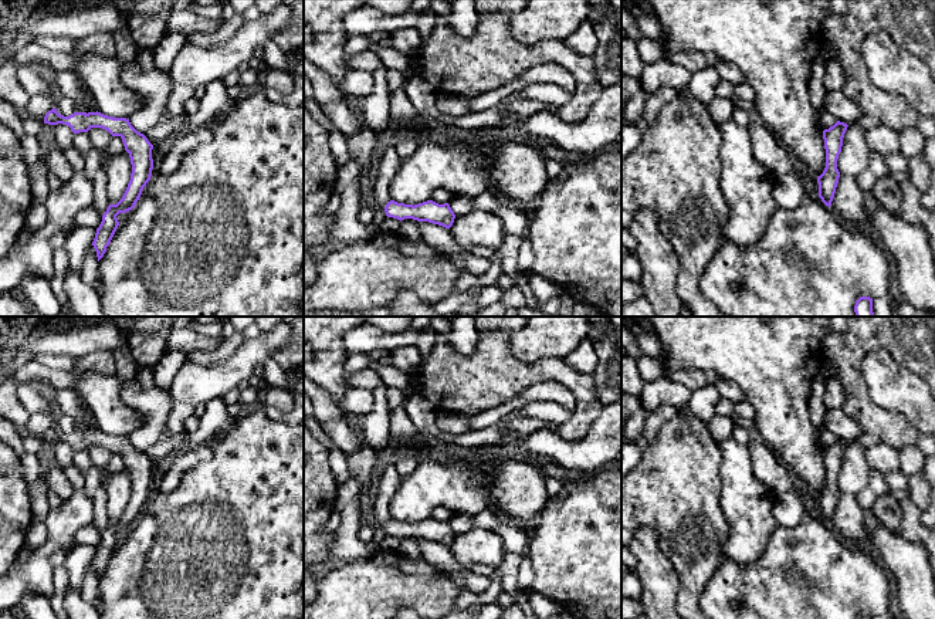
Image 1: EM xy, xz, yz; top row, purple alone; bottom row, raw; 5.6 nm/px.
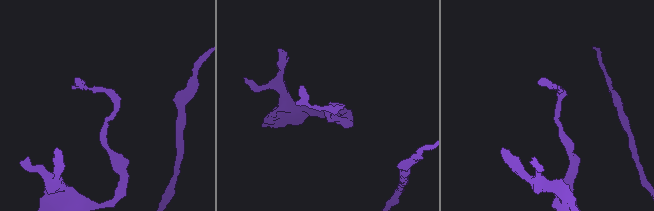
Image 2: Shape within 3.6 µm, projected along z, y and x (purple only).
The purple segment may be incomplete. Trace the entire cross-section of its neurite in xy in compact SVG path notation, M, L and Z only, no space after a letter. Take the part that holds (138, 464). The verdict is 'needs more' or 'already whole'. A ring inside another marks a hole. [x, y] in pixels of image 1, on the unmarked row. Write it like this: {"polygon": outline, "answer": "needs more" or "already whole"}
{"polygon": "M55 426L44 434L44 442L68 443L74 451L88 450L91 446L102 446L112 454L121 454L125 469L129 471L132 491L122 517L116 522L109 522L96 547L92 564L96 569L98 579L104 575L119 539L116 534L132 528L139 518L143 505L150 498L153 477L153 463L148 456L138 450L126 436L114 436L101 430L74 430L70 434L60 433Z", "answer": "already whole"}

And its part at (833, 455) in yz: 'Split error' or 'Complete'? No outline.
Complete

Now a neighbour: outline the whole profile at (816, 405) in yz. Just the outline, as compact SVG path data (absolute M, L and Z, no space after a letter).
M820 372L812 386L812 395L809 400L809 409L810 409L810 422L813 426L813 439L817 443L820 449L821 447L821 424L824 417L824 389L826 389L827 378Z

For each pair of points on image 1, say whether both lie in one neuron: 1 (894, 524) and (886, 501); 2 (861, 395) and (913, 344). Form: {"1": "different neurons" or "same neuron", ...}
{"1": "same neuron", "2": "same neuron"}

